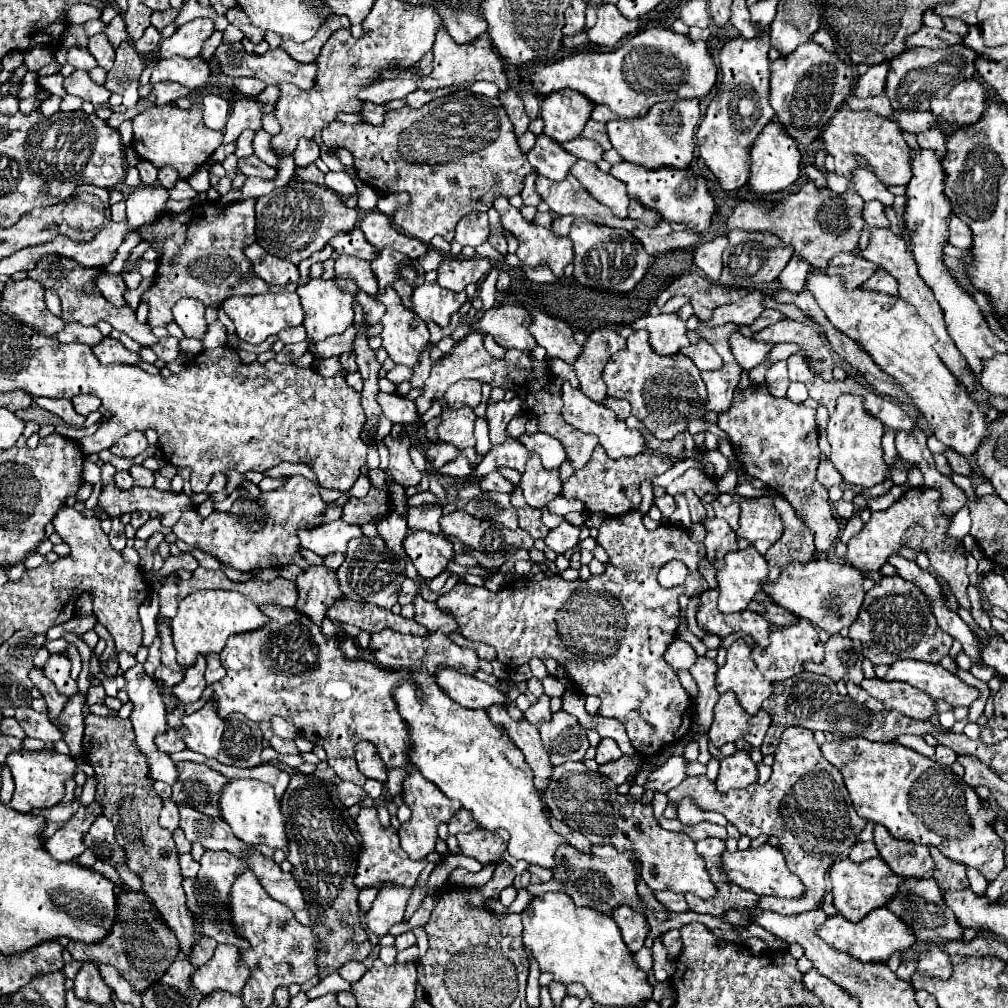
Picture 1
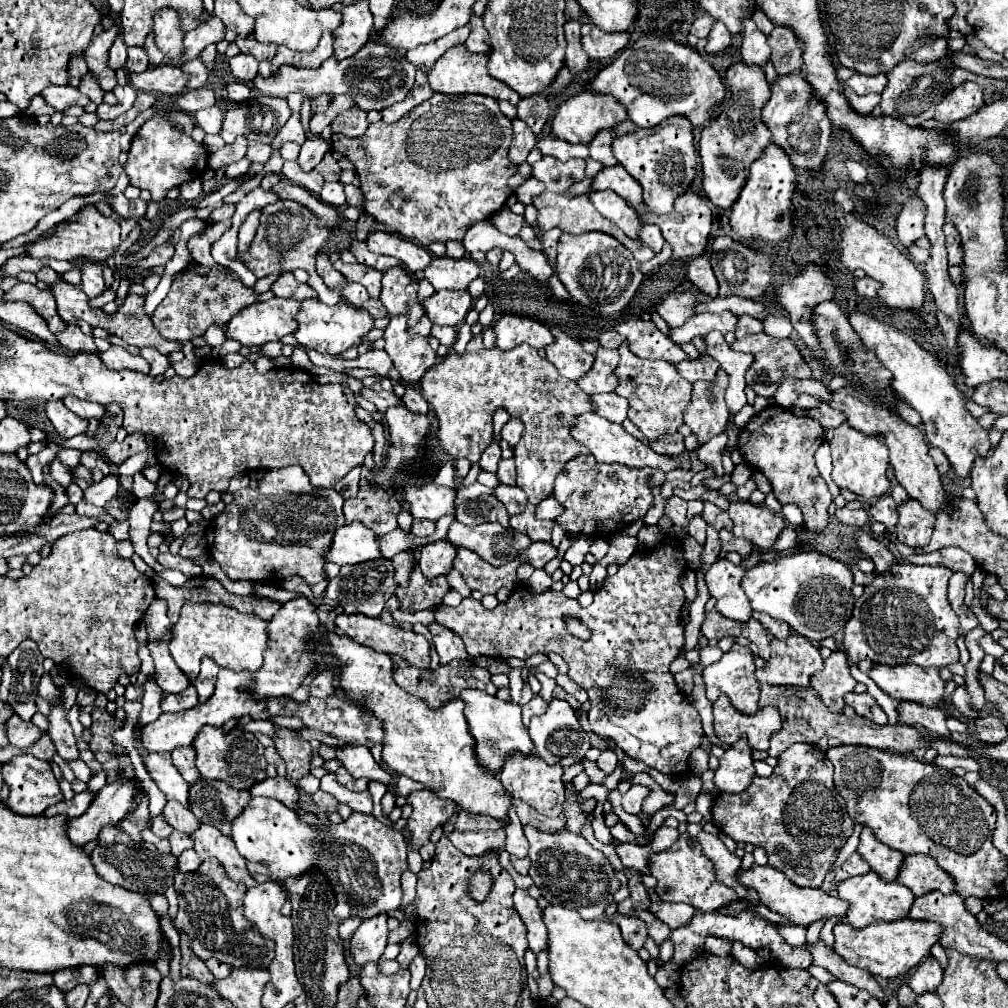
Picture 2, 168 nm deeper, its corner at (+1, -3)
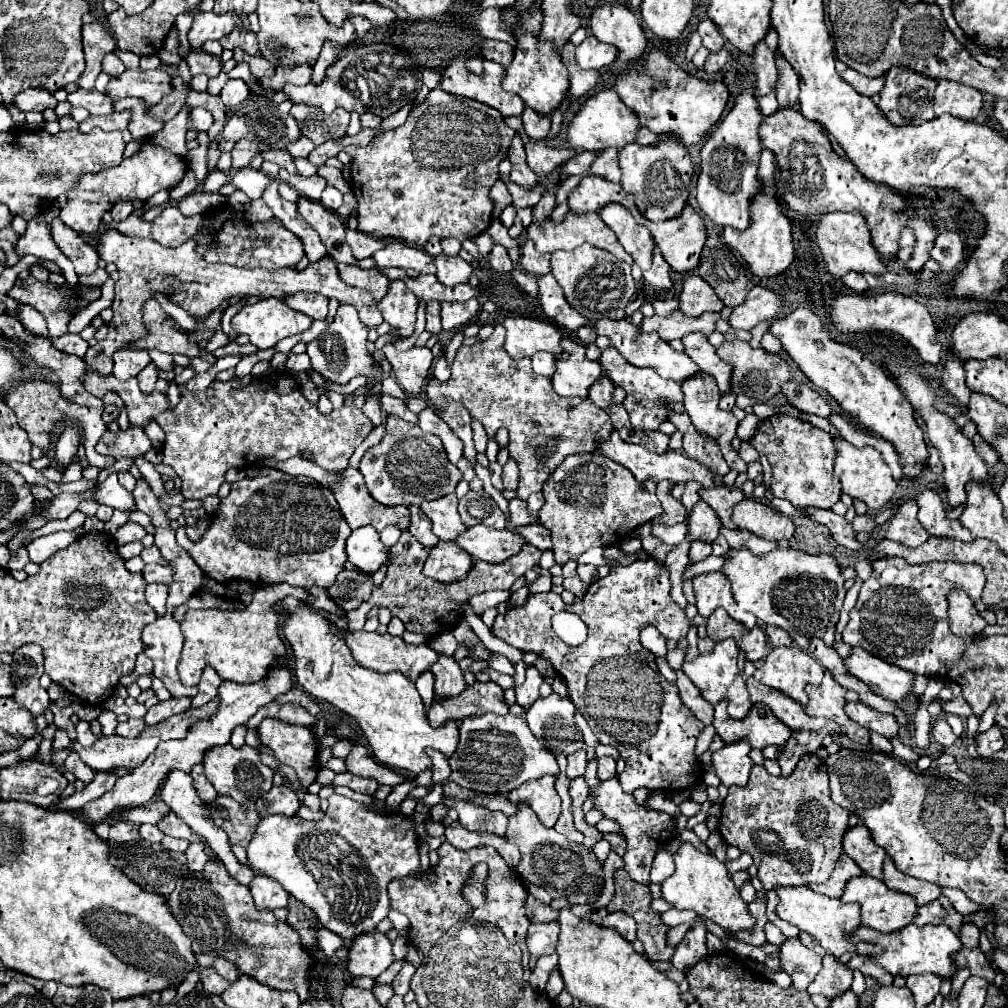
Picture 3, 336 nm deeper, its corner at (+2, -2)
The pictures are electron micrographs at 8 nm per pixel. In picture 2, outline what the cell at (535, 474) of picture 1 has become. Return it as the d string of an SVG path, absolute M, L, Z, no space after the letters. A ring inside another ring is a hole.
M478 334L468 342L466 352L462 356L450 352L442 360L438 360L436 366L432 366L428 374L424 374L420 388L422 388L422 396L426 398L426 402L430 404L430 408L438 418L438 440L452 458L466 458L472 464L480 460L480 454L492 442L492 414L498 408L504 408L510 412L510 416L522 420L524 432L514 448L514 460L518 470L516 486L526 492L530 504L538 504L540 500L552 496L554 478L564 468L564 462L572 460L578 454L588 452L582 444L578 444L572 438L570 430L580 414L594 412L592 398L586 392L582 392L576 382L568 382L566 378L560 378L560 374L556 374L556 368L546 358L540 358L532 346L516 346L510 352L504 352L500 348L486 350L482 346L482 336Z

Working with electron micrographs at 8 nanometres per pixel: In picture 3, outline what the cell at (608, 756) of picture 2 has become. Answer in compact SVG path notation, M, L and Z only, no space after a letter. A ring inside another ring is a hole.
M601 757L601 759L597 759L597 761L599 761L599 771L597 771L597 775L599 775L601 781L607 781L607 779L611 779L611 777L617 775L617 773L615 773L615 759L613 759L613 757Z

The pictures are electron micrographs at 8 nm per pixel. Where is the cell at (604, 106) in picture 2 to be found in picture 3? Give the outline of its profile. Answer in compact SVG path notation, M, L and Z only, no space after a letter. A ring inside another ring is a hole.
M607 89L607 91L599 91L587 97L587 101L579 107L579 111L575 113L575 117L571 119L567 127L567 139L571 147L577 151L597 153L599 149L607 149L607 147L621 149L627 143L633 143L637 129L639 129L637 115L631 113L631 109L619 99L619 95L613 89Z

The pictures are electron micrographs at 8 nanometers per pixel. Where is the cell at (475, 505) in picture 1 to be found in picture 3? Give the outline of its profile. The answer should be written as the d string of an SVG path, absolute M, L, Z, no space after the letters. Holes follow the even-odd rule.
M469 491L465 497L461 497L459 515L467 527L483 523L493 529L503 529L507 523L503 511L497 507L493 497L487 495L485 491L477 491L477 493Z

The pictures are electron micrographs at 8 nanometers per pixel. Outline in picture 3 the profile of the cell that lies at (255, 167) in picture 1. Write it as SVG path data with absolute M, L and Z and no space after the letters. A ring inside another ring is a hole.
M305 197L297 199L297 213L319 233L333 261L357 265L357 259L345 241L345 225L339 221L337 213L331 213L319 201L307 201Z

